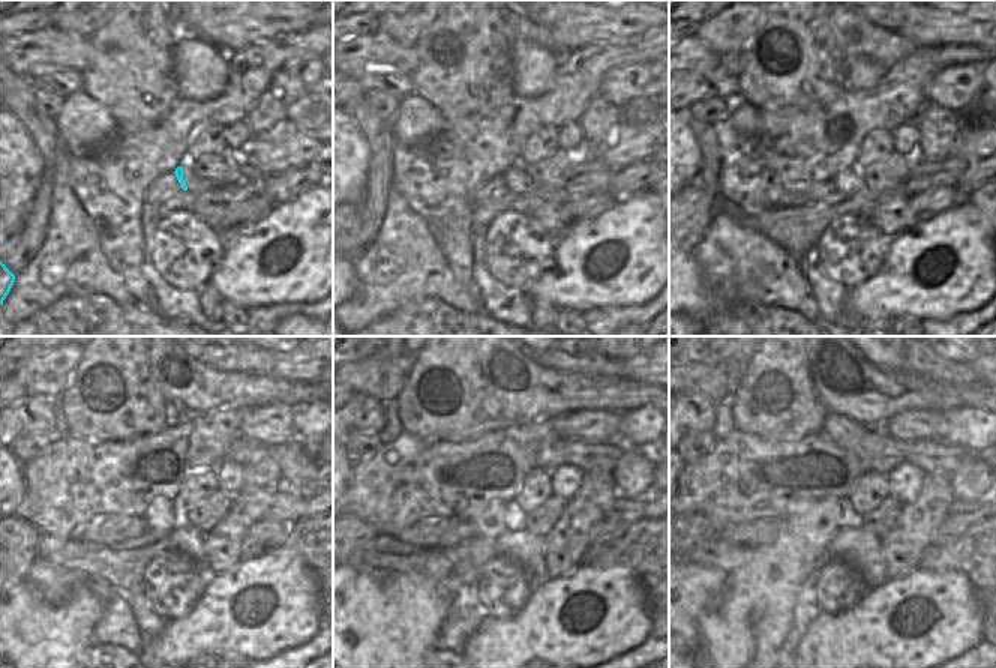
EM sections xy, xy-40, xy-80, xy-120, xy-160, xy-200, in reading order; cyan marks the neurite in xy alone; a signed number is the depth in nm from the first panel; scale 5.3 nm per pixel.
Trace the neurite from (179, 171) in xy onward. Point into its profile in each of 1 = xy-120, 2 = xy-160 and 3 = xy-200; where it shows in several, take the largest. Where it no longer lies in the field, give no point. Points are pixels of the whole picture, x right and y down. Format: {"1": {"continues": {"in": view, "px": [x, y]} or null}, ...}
{"1": {"continues": {"in": "xy-120", "px": [159, 515]}}, "2": {"continues": {"in": "xy-160", "px": [489, 524]}}, "3": {"continues": {"in": "xy-200", "px": [699, 641]}}}

